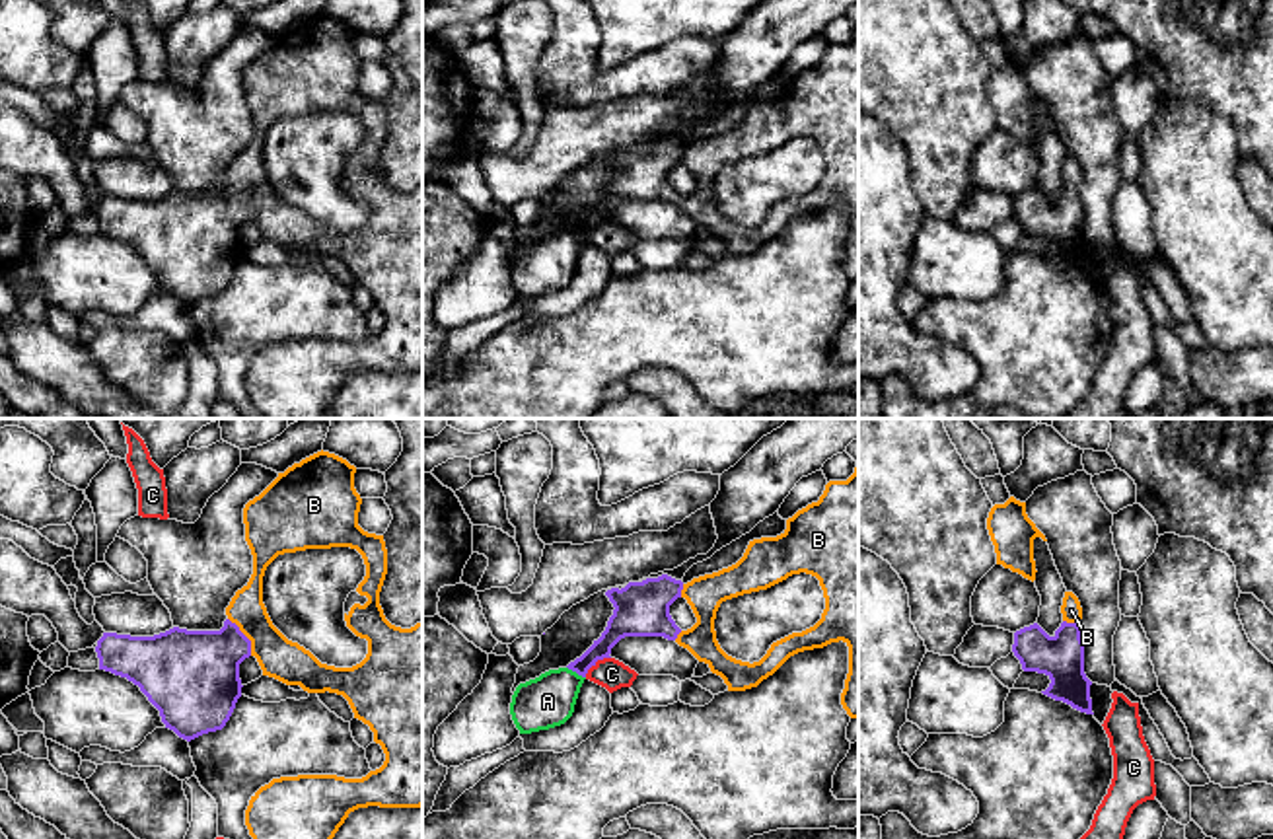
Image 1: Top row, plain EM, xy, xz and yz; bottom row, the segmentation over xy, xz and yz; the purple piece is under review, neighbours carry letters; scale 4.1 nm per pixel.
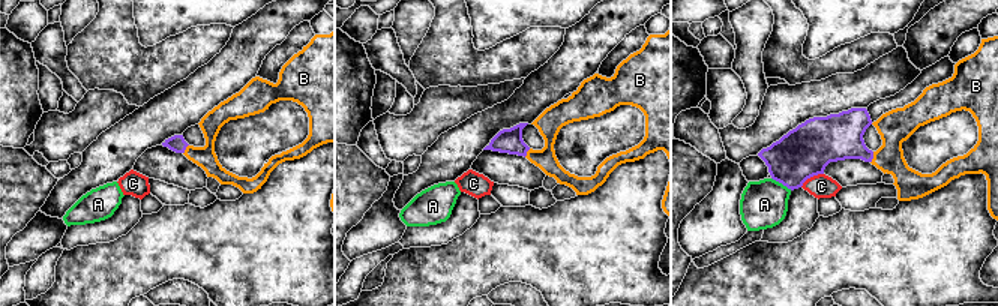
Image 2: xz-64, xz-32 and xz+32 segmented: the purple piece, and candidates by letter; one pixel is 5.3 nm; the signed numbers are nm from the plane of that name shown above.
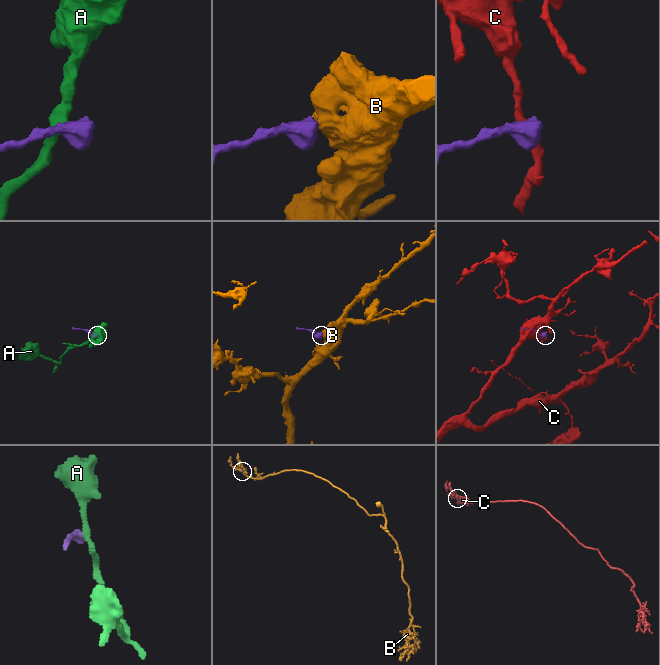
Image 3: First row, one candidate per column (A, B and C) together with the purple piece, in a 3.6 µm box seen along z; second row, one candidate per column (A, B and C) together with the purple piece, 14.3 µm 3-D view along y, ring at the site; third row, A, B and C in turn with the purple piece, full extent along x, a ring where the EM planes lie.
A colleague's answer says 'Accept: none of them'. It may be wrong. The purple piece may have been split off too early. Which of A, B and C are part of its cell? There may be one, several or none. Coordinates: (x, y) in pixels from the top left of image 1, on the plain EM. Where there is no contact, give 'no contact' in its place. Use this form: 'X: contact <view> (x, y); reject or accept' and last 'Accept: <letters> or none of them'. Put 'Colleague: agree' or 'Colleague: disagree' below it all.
A: contact xz (577, 236); reject
B: contact xy (246, 201); accept
C: contact xz (596, 224); reject
Accept: B
Colleague: disagree

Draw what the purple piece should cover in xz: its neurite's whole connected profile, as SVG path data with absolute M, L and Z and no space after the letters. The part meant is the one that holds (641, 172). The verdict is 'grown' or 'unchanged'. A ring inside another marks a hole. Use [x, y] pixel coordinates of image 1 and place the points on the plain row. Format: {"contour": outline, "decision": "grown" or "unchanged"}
{"contour": "M858 27L847 45L829 45L818 66L788 82L781 99L749 105L736 128L687 148L668 138L629 146L605 160L615 171L605 195L566 230L582 241L598 224L611 222L621 202L664 201L705 226L728 255L746 255L773 239L790 220L843 204L849 210L849 237L841 269L851 282L858 282ZM800 136L819 144L825 162L821 183L773 206L759 226L728 220L714 195L720 167ZM677 162L685 162L697 181L687 195L670 179Z", "decision": "grown"}

